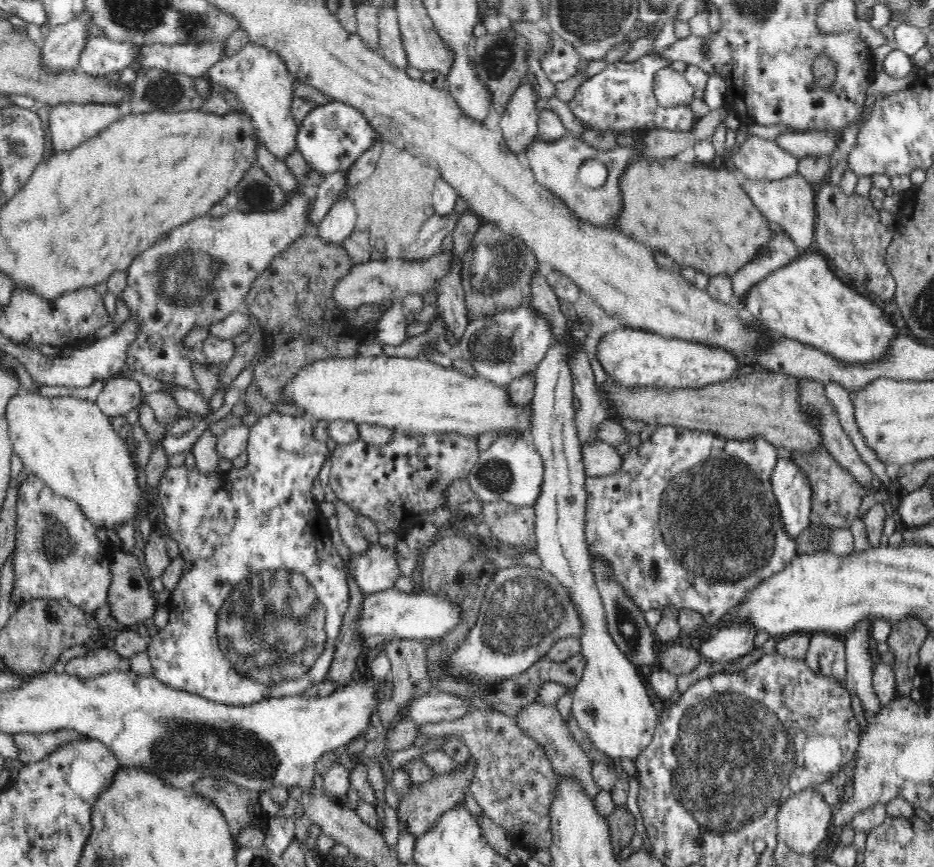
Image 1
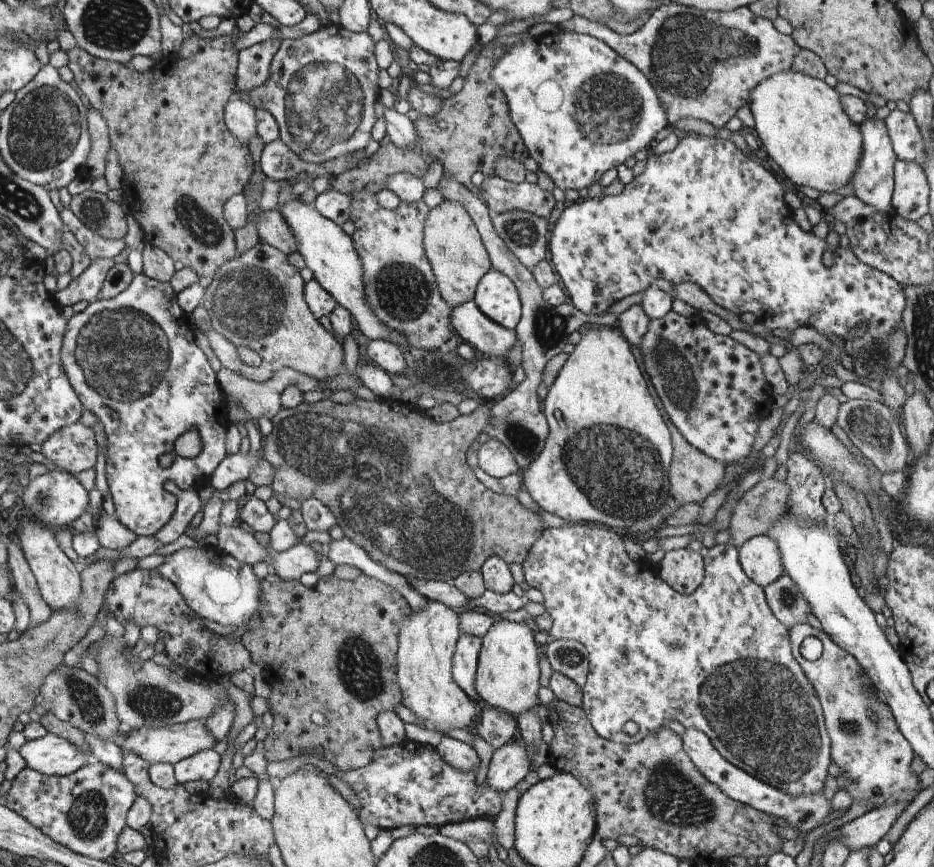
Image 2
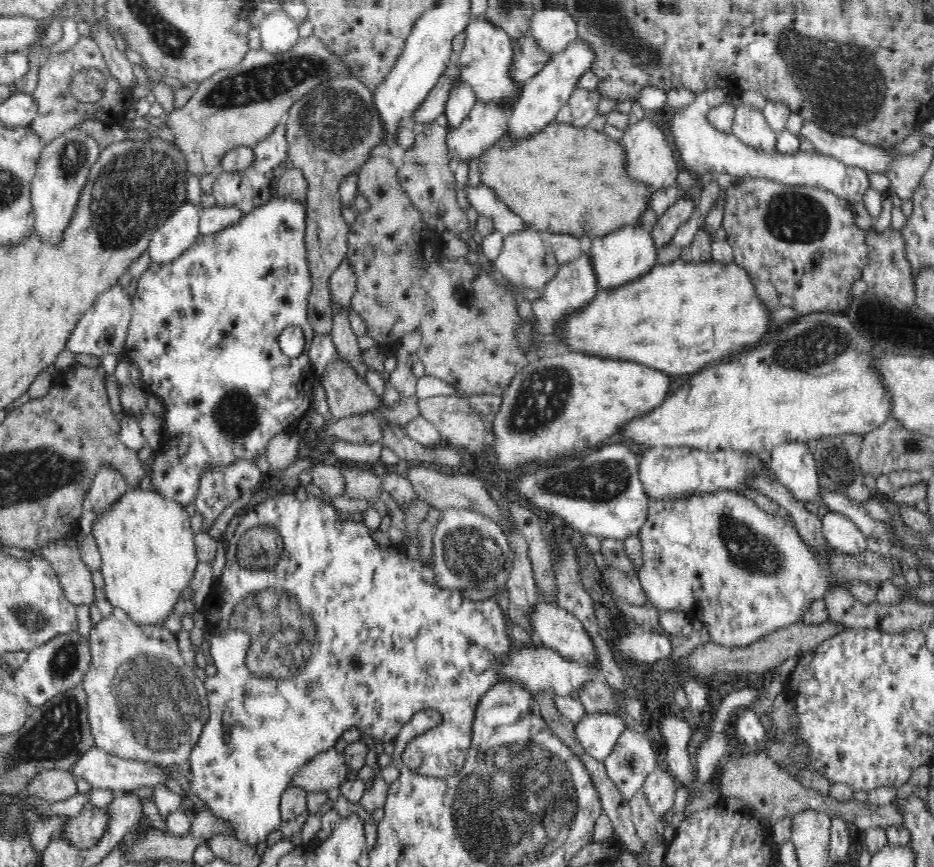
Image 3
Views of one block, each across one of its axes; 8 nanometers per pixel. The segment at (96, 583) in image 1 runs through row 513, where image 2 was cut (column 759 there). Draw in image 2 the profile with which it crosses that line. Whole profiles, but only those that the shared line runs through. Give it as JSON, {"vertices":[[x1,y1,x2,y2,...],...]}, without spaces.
{"vertices":[[672,2,660,5,648,22,634,34,621,36,606,25,574,15,559,25,562,31,591,35,614,48,619,55,634,63,644,76,654,85,662,106,669,114,670,124,676,125,680,119,694,118,721,129,731,121,737,110,750,102,755,87,777,73,791,69,793,59,801,50,793,36,784,34,776,22,756,16,748,7,728,13,697,10]]}

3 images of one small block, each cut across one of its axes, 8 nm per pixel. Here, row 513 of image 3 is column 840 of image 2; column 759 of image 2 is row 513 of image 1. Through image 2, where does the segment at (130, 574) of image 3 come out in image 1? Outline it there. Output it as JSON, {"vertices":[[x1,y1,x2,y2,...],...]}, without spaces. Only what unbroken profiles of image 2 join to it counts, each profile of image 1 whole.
{"vertices":[[32,389,31,391,26,390,26,394,20,394,20,391,14,392,14,395,10,396,7,402,5,417,7,420,7,427,9,428,10,440,13,444,13,452,16,453,24,464,24,468,38,475,40,478,54,493,58,496,64,496,69,498,69,500,74,500,82,508,85,516,89,518,91,524,98,526,99,529,112,530,115,525,120,525,123,523,130,523,137,527,138,522,142,518,140,516,140,511,147,505,146,494,143,492,142,488,139,488,138,484,138,468,135,467,133,462,132,449,128,446,127,440,123,439,112,427,112,423,109,421,108,416,102,413,100,407,94,402,88,401,86,399,80,399,71,396,61,396,49,398,42,396,38,389]]}

